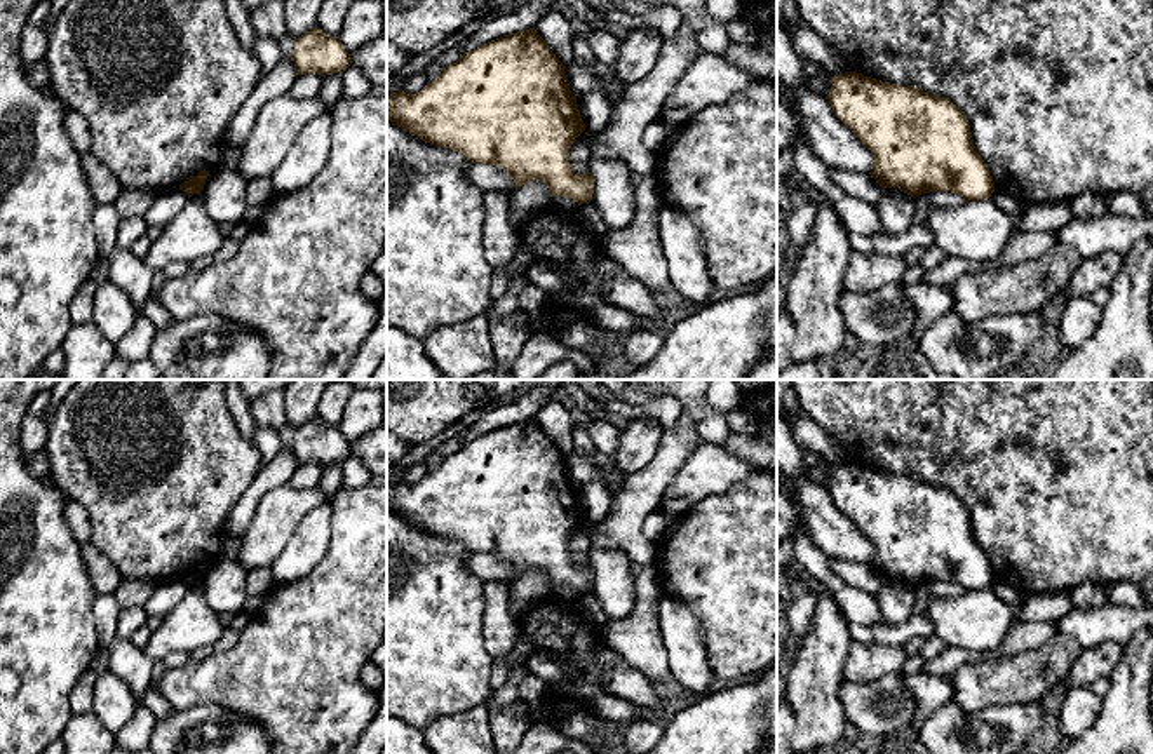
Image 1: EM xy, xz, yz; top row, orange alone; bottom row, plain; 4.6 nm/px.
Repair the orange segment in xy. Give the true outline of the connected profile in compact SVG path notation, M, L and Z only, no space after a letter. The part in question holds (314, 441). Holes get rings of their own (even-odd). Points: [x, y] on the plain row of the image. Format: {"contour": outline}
{"contour": "M317 416L294 428L291 449L298 465L343 463L352 454L352 448L338 427L326 425Z"}

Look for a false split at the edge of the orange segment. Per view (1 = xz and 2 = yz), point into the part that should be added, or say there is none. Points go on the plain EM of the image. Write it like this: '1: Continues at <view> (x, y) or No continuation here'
1: No continuation here
2: No continuation here

